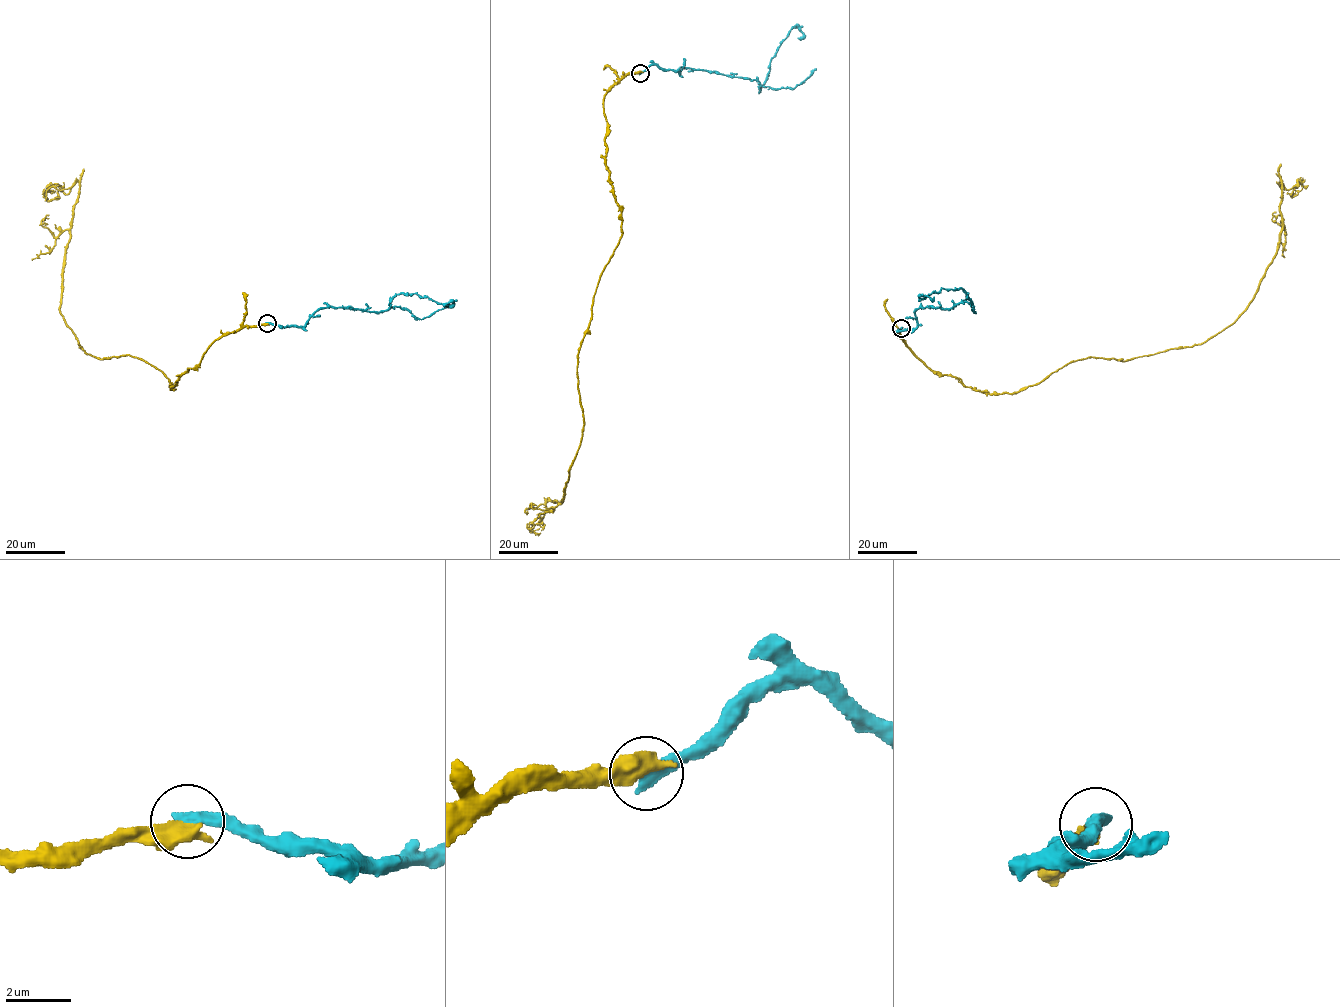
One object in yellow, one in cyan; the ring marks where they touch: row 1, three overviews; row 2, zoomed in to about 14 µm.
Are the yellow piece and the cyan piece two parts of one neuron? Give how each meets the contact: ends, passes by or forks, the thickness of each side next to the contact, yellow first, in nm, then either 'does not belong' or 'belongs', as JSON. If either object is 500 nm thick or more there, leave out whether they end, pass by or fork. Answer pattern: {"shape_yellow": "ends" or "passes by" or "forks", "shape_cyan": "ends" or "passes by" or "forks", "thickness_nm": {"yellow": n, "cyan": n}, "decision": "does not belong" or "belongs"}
{"thickness_nm": {"yellow": 600, "cyan": 440}, "decision": "does not belong"}

